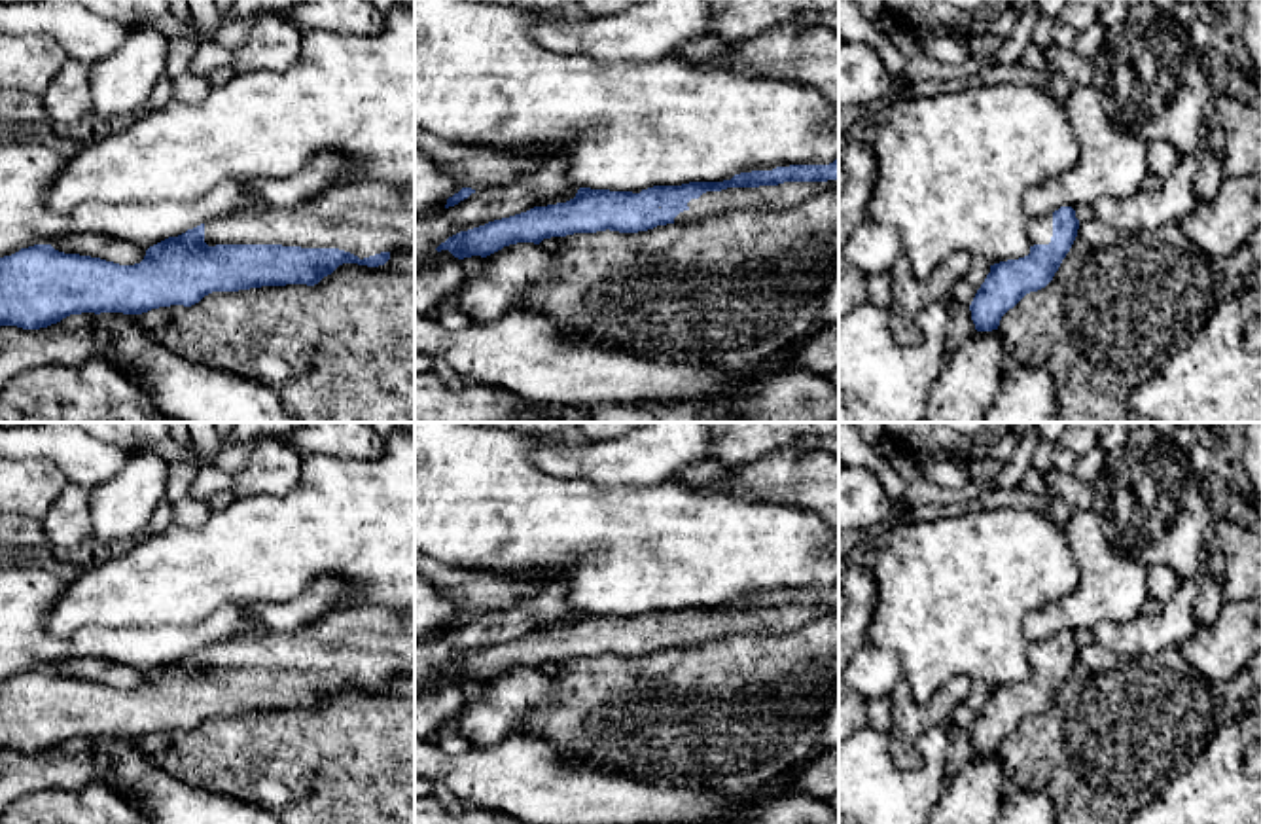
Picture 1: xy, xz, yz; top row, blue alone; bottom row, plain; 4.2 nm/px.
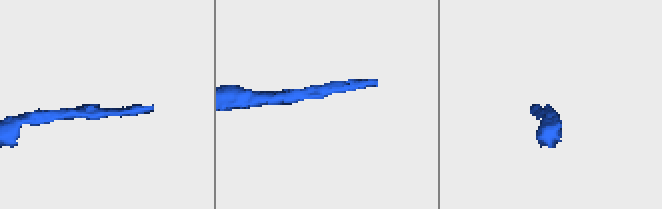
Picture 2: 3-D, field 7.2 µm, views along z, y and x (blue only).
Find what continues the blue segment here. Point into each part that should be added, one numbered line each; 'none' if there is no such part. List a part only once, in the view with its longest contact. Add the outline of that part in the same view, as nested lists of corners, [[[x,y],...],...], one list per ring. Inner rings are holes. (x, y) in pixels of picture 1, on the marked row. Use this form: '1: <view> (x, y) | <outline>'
1: xy (364, 218) | [[[333,186],[295,208],[235,210],[204,224],[204,242],[339,248],[360,260],[415,246],[415,188]]]

